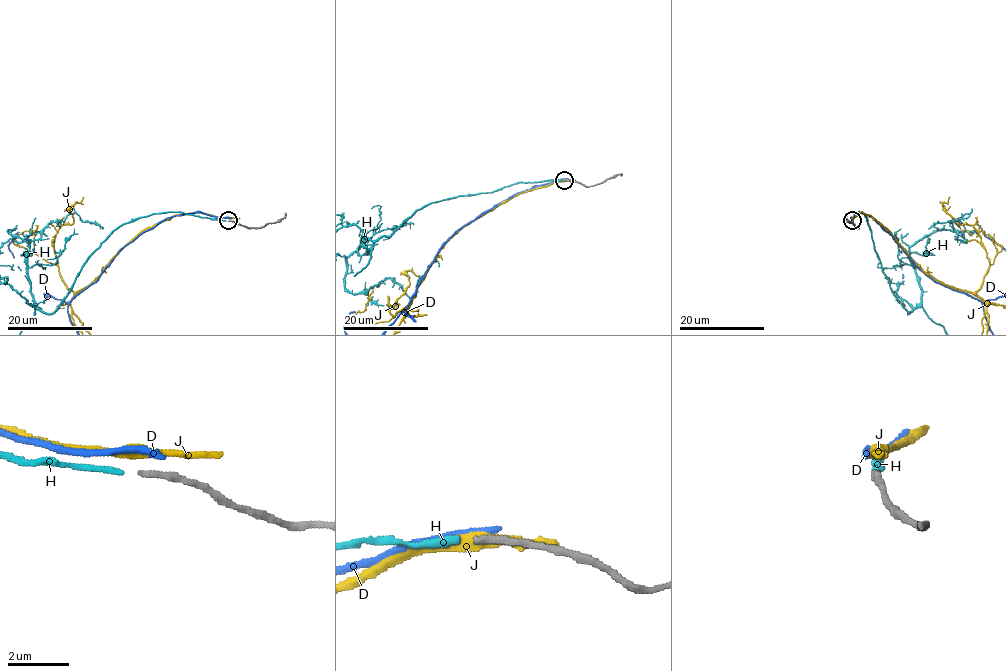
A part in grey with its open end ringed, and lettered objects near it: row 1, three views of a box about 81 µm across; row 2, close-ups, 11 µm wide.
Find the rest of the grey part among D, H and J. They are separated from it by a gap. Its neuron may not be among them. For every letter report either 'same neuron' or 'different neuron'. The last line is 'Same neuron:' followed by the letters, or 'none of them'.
D: different neuron
H: same neuron
J: different neuron
Same neuron: H

